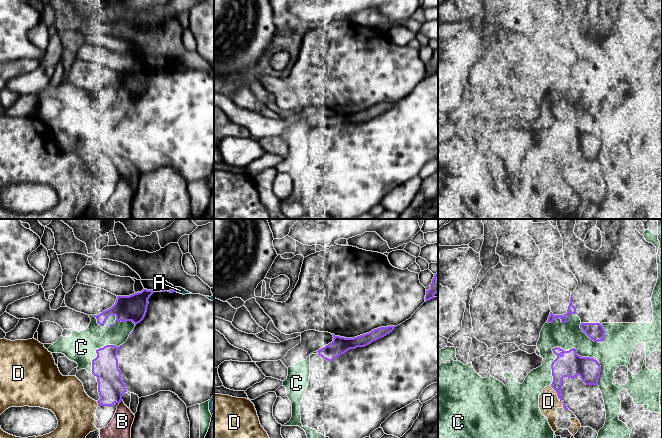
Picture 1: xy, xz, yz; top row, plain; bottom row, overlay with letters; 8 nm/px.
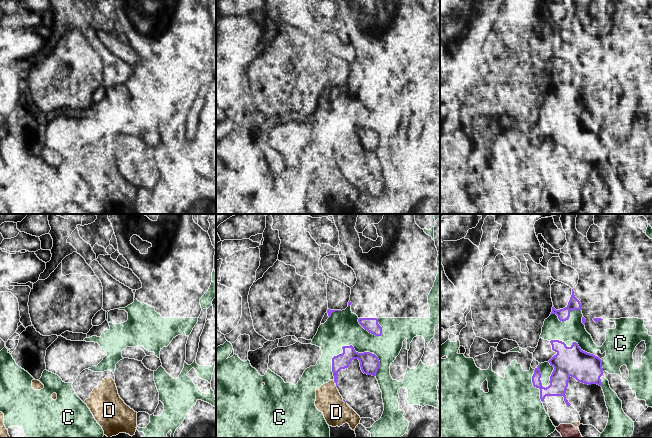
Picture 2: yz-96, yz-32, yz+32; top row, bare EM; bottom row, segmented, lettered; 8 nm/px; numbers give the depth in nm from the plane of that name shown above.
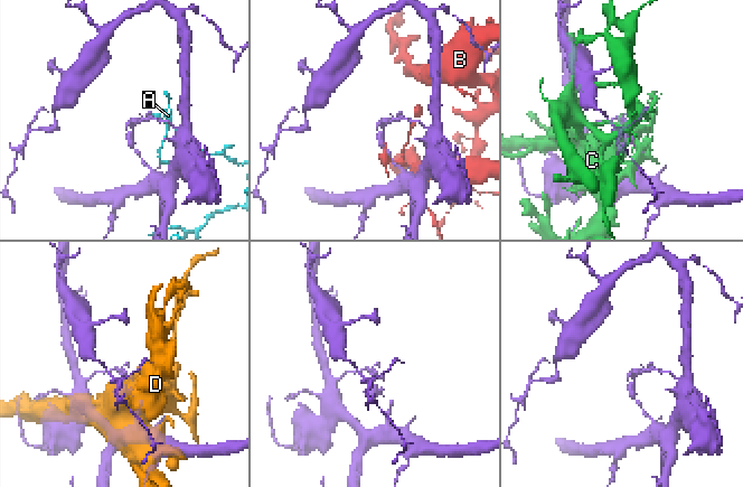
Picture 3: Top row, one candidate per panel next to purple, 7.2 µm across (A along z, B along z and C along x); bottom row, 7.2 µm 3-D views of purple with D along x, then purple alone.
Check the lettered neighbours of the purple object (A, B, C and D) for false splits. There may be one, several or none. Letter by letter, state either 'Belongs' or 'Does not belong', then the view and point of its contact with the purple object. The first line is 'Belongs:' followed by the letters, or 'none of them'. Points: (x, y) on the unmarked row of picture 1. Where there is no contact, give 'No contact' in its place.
Belongs: none of them
A: Does not belong. Touches purple at xy (174, 66)
B: Does not belong. Touches purple at xy (120, 177)
C: Does not belong. Touches purple at yz (555, 123)
D: Does not belong. Touches purple at yz (557, 171)

